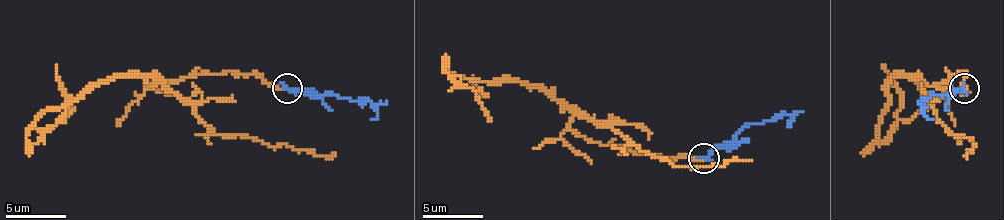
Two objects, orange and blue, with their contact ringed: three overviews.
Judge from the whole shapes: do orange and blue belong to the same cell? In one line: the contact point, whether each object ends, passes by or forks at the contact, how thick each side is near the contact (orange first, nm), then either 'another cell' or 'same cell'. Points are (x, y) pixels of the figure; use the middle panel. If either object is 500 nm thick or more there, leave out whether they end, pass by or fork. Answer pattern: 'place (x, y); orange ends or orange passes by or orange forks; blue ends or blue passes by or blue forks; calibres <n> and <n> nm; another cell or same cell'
place (704, 158); orange ends; blue ends; calibres 150 and 190 nm; same cell

